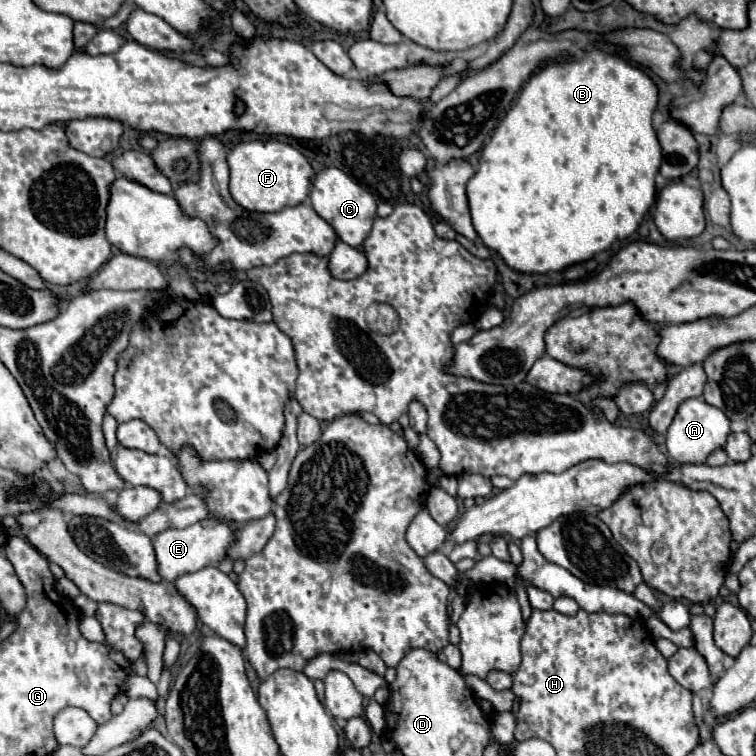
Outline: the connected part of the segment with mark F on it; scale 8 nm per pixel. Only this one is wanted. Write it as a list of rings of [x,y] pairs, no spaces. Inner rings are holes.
[[[255,139],[239,143],[227,157],[231,169],[231,197],[247,211],[275,213],[303,203],[309,195],[313,167],[289,143],[277,139]]]

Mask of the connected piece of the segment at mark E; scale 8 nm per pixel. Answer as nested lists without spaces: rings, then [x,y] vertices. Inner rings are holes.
[[[203,519],[185,529],[167,529],[159,533],[153,541],[157,553],[157,567],[159,575],[167,581],[175,581],[179,575],[199,571],[207,565],[215,565],[229,555],[229,547],[235,543],[237,527],[227,521],[219,519]]]

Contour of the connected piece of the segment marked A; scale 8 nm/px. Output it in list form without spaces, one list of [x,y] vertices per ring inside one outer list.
[[[685,399],[679,405],[679,411],[671,423],[671,427],[667,429],[667,453],[673,461],[681,463],[681,465],[699,465],[707,459],[709,453],[713,453],[715,449],[721,449],[727,441],[731,433],[731,421],[727,419],[727,415],[723,415],[723,411],[719,411],[717,407],[711,407],[705,399]]]

